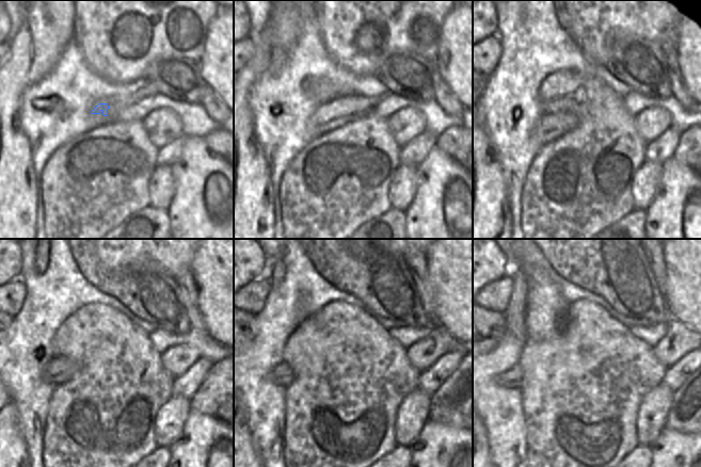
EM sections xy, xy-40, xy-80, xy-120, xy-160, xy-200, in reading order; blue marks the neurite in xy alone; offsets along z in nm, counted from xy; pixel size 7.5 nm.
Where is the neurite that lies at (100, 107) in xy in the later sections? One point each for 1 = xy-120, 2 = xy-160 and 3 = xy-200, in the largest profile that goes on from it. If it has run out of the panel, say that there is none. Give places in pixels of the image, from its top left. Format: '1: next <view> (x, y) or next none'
1: next xy-120 (59, 370)
2: next xy-160 (282, 374)
3: next xy-200 (512, 377)

